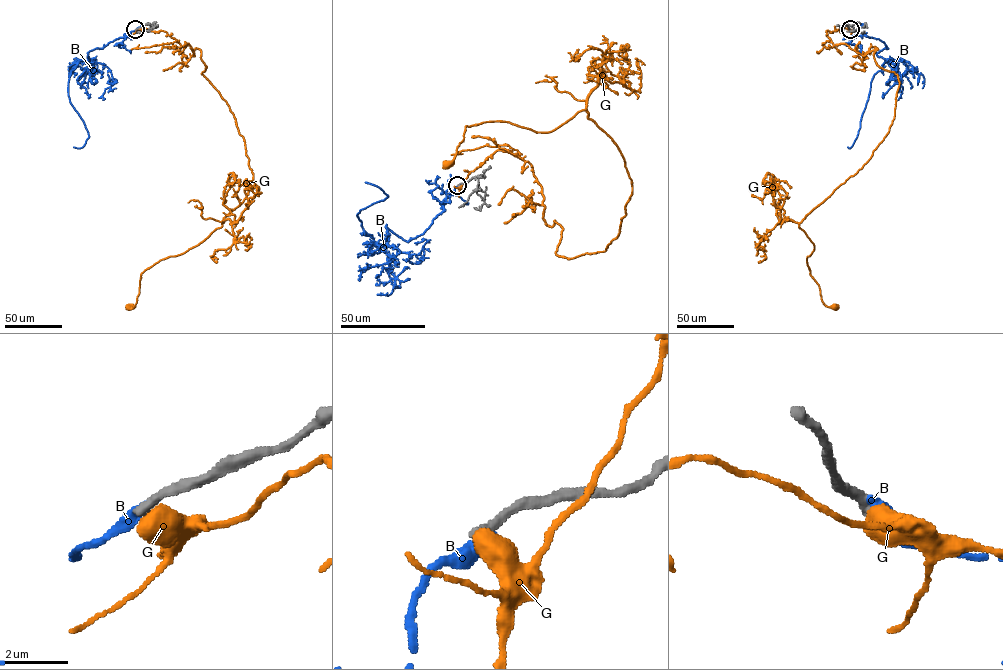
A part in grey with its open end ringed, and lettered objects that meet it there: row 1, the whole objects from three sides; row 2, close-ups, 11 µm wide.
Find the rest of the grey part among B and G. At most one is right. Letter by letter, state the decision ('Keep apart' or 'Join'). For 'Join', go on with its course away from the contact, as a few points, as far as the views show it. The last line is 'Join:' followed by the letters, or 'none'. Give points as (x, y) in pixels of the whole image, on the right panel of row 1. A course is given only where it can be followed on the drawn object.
B: Keep apart
G: Keep apart
Join: none

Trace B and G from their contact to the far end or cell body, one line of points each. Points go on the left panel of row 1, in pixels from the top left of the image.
B: (136, 29), (90, 50), (89, 58), (79, 61), (71, 72), (69, 101), (89, 135), (82, 147), (73, 147)
G: (136, 29), (201, 51), (253, 176), (220, 228), (141, 274), (128, 306)

